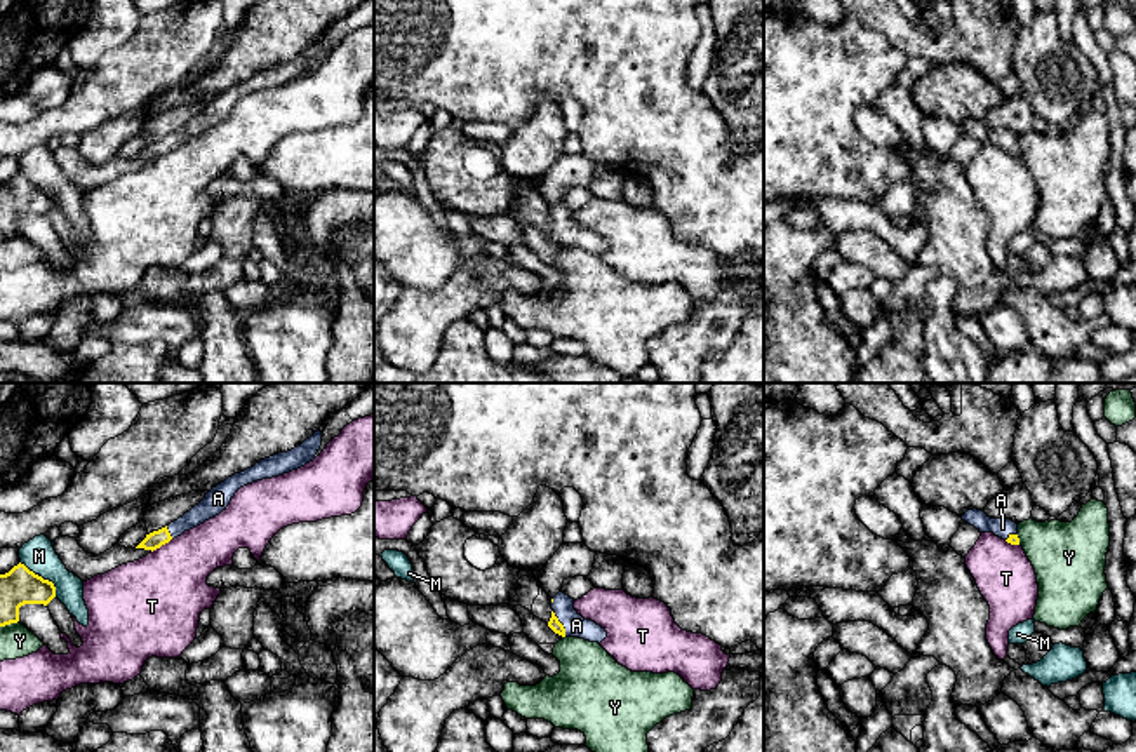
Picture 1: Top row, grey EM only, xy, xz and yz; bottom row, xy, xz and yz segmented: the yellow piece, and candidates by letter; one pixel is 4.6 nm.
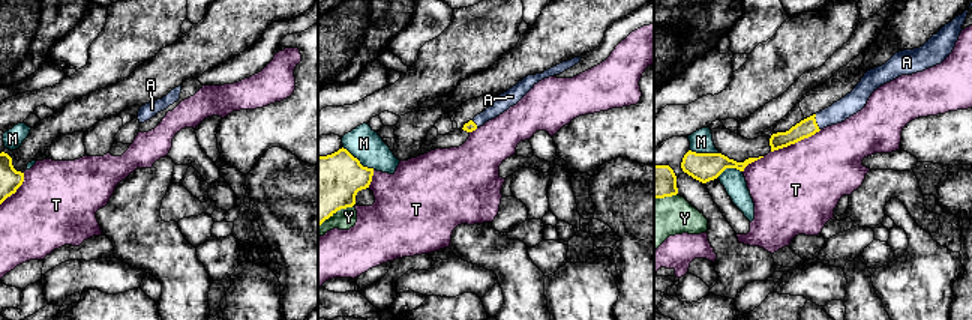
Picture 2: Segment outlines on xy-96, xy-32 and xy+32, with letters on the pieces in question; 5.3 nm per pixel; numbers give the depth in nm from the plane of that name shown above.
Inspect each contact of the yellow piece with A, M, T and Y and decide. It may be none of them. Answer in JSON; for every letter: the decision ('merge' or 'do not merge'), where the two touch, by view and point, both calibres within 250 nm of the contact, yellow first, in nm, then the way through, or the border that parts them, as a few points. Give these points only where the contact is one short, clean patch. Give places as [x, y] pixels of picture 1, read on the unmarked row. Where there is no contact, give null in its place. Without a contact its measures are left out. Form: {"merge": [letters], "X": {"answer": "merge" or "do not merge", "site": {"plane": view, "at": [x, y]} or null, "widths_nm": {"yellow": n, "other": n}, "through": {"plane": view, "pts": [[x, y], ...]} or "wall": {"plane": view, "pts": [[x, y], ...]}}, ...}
{"merge": ["A"], "A": {"answer": "merge", "site": {"plane": "xz", "at": [561, 234]}, "widths_nm": {"yellow": 60, "other": 100}, "through": {"plane": "xz", "pts": [[554, 234], [561, 234], [576, 235]]}}, "M": {"answer": "do not merge", "site": {"plane": "xy", "at": [40, 187]}, "widths_nm": {"yellow": 170, "other": 160}, "wall": {"plane": "xy", "pts": [[20, 173], [47, 188], [56, 206]]}}, "T": {"answer": "do not merge", "site": {"plane": "xy", "at": [160, 155]}, "widths_nm": {"yellow": 80, "other": 400}}, "Y": {"answer": "do not merge", "site": {"plane": "xy", "at": [9, 234]}, "widths_nm": {"yellow": 170, "other": 160}}}

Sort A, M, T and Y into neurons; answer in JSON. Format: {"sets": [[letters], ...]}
{"sets": [["A"], ["M"], ["T"], ["Y"]]}

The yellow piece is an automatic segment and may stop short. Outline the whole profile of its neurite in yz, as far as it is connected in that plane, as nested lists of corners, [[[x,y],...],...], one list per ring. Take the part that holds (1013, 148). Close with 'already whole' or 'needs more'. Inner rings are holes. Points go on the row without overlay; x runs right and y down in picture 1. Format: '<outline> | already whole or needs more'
[[[972,118],[962,125],[962,131],[974,136],[979,143],[993,143],[1011,155],[1019,155],[1018,134],[1011,129],[992,129],[983,120]]] | needs more

